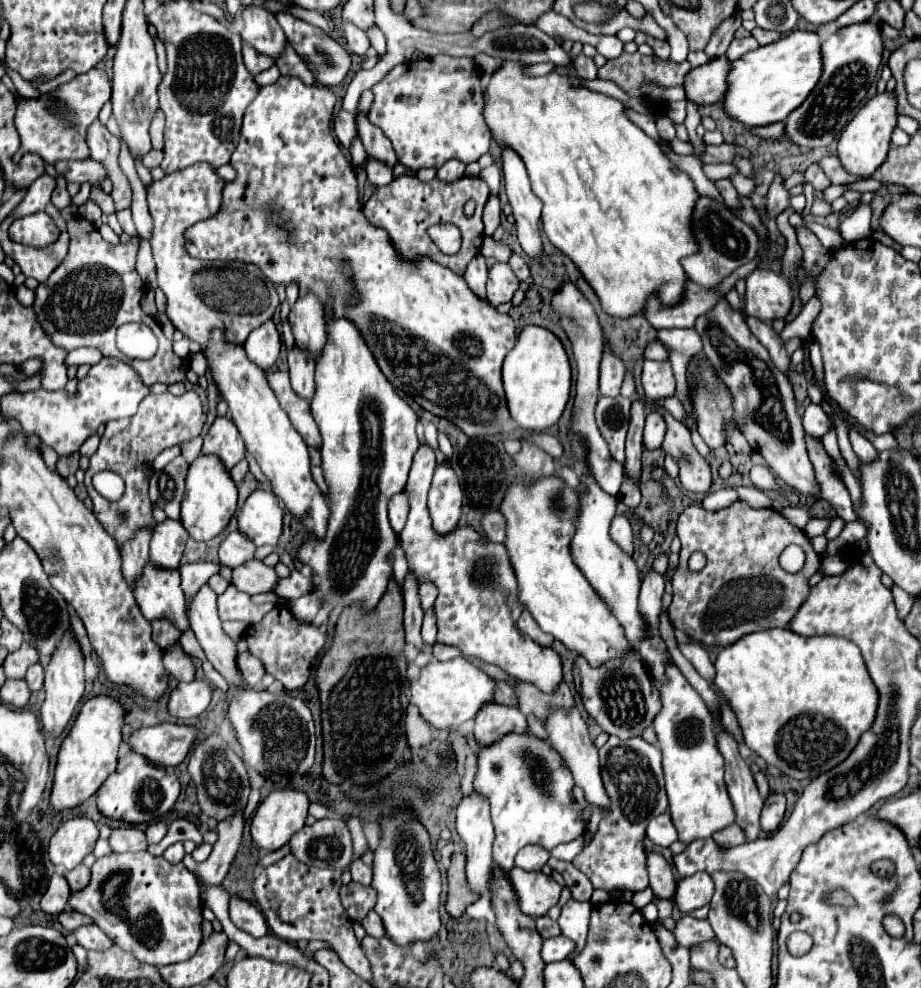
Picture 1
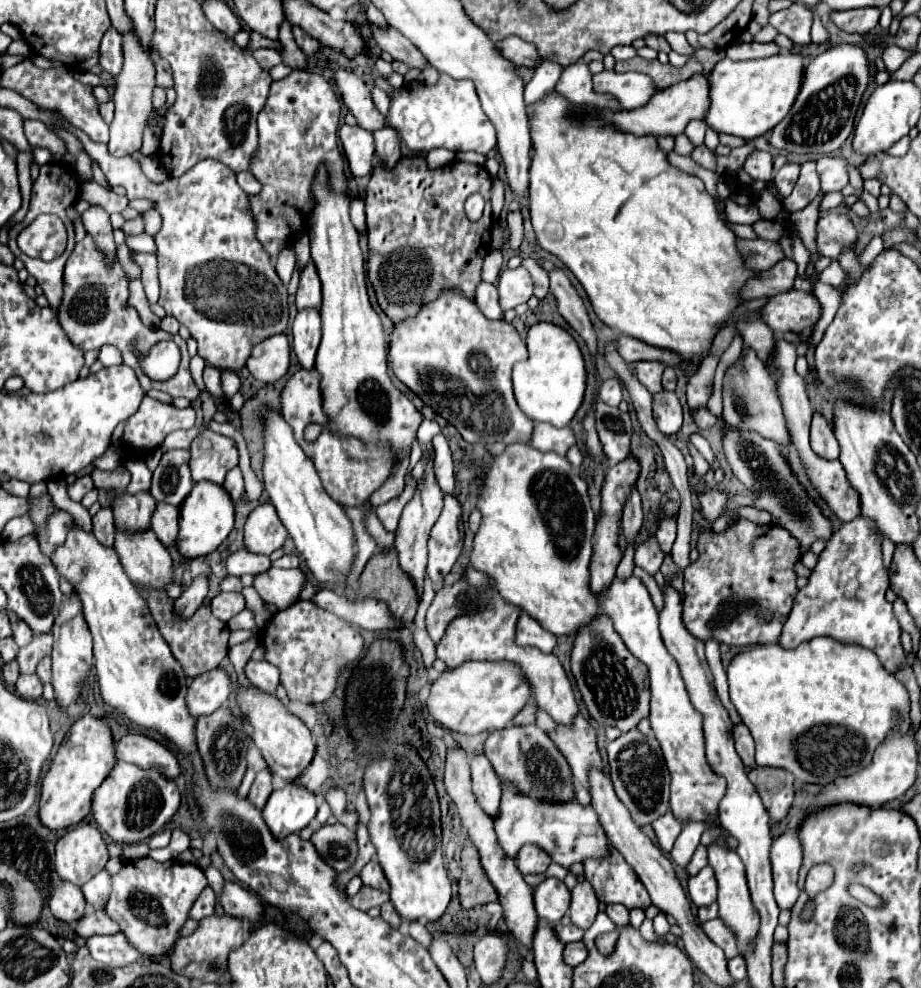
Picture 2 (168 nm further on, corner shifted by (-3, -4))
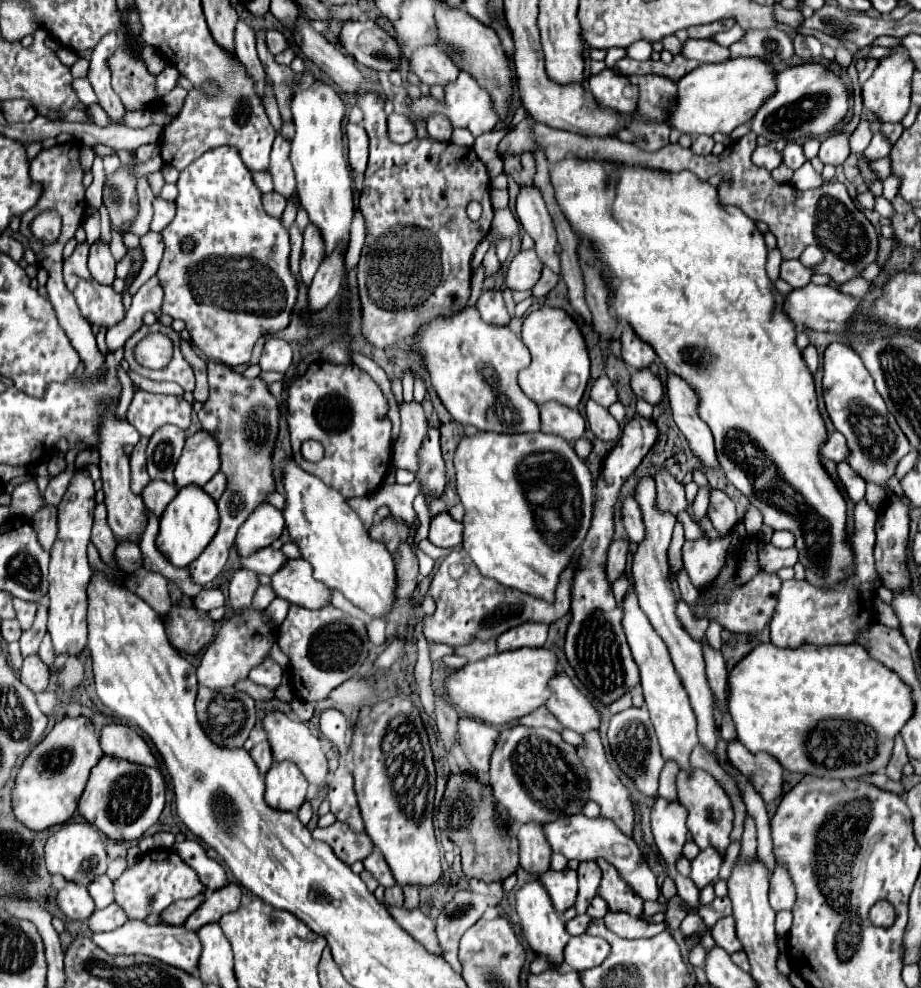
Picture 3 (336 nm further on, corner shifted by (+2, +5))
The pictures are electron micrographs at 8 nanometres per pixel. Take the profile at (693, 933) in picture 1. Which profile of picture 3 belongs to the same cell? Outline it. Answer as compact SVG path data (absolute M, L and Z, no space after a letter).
M722 917L712 929L710 929L714 941L718 947L722 947L726 953L738 953L742 949L742 943L736 937L734 929L734 917Z

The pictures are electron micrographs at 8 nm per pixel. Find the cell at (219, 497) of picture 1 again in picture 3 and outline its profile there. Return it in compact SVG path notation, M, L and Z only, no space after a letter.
M180 489L178 495L170 501L160 517L160 529L156 537L156 547L174 567L188 567L212 541L214 533L218 531L218 509L216 501L208 497L202 489Z

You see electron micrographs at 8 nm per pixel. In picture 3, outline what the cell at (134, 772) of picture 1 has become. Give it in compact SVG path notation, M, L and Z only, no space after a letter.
M104 755L90 773L88 785L78 801L78 813L112 841L140 839L160 817L166 803L164 777L158 767L146 767Z

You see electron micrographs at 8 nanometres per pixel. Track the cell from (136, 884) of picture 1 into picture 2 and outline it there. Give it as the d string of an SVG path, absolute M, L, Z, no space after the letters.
M137 858L111 876L111 886L113 890L105 904L105 912L119 924L129 944L143 956L161 958L173 952L191 906L207 886L207 878L195 864L181 864L177 860L159 864L151 858Z

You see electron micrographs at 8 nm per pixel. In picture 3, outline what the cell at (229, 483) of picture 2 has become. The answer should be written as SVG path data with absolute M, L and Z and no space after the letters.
M216 473L202 489L214 499L218 501L218 497L224 493L224 487L226 487L226 479L224 479L224 473Z

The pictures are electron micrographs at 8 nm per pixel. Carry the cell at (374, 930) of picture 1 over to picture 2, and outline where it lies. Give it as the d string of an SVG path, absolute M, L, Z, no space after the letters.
M387 902L385 906L381 906L381 918L383 918L385 922L389 922L391 928L399 928L399 926L401 926L399 916L395 914L395 908L391 906L391 902Z

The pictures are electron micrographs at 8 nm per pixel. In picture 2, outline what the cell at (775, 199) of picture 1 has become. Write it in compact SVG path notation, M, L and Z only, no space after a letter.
M785 164L773 178L777 190L781 192L783 198L787 198L791 192L793 192L793 186L795 186L795 180L797 180L797 174L799 174L799 166L797 164Z

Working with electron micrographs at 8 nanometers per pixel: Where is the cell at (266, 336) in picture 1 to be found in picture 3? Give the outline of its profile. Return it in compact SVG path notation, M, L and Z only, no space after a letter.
M268 339L260 357L262 371L286 373L292 365L292 349L284 339Z

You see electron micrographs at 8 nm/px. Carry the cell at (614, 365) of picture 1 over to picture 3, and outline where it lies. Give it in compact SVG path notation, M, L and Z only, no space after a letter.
M602 375L602 377L596 379L596 383L594 383L592 391L590 391L590 399L596 401L598 405L606 407L606 409L608 409L612 403L618 401L618 397L616 397L616 389L614 389L612 381L610 381L606 375Z

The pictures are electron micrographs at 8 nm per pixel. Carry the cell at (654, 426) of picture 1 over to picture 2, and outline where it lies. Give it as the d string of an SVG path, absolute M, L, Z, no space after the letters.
M663 392L653 396L653 418L665 436L679 432L683 424L683 410L675 392Z

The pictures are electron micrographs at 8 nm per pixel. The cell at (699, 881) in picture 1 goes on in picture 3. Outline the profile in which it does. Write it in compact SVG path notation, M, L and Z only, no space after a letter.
M716 847L702 849L698 857L692 861L692 873L690 879L696 883L698 889L704 889L710 881L718 879L718 871L722 865L722 855Z

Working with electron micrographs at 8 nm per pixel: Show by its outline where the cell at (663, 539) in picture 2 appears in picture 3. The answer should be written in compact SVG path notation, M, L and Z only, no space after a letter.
M666 469L656 473L656 487L658 487L658 507L670 513L680 513L686 509L684 499L684 485L676 481Z

